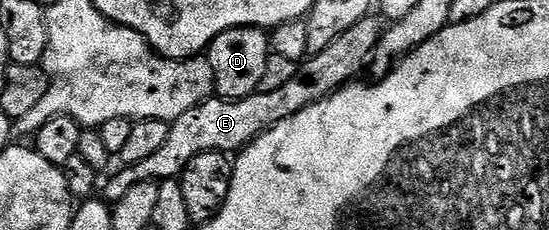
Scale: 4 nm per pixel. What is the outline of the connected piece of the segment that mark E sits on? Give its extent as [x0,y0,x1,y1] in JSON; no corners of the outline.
[104,17,382,201]

